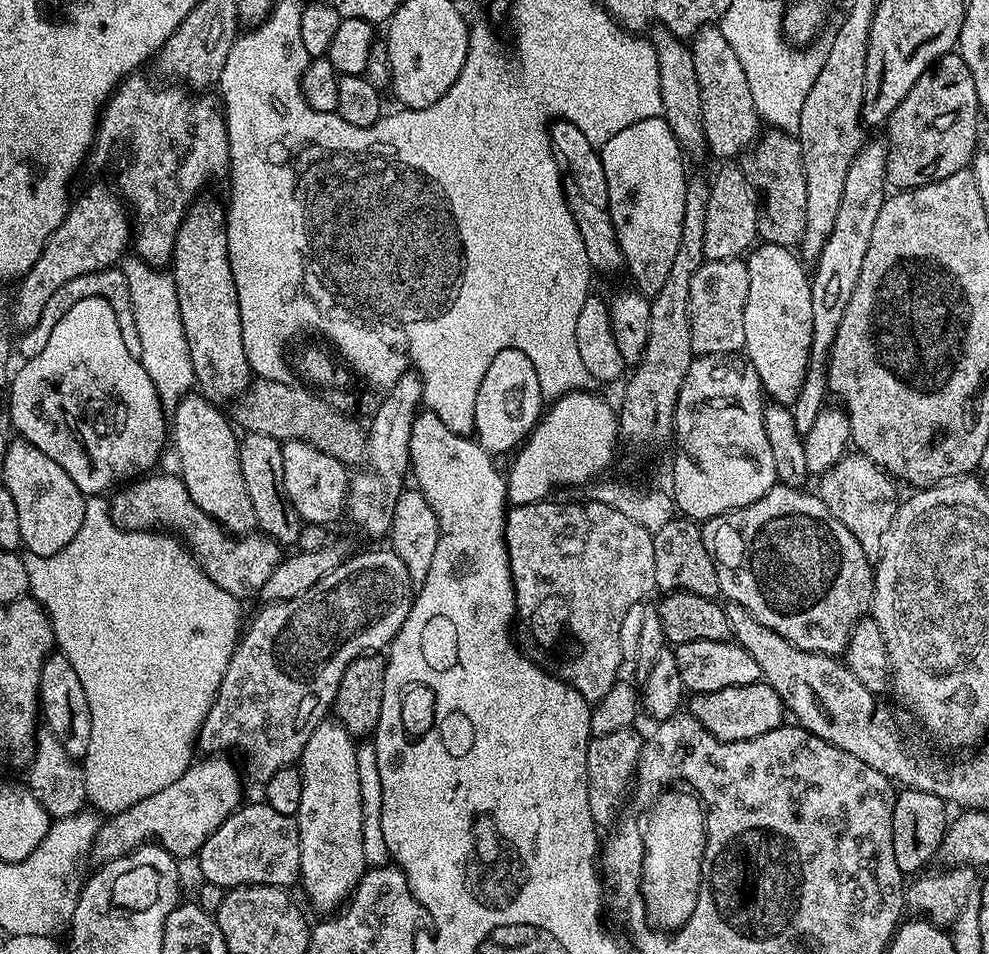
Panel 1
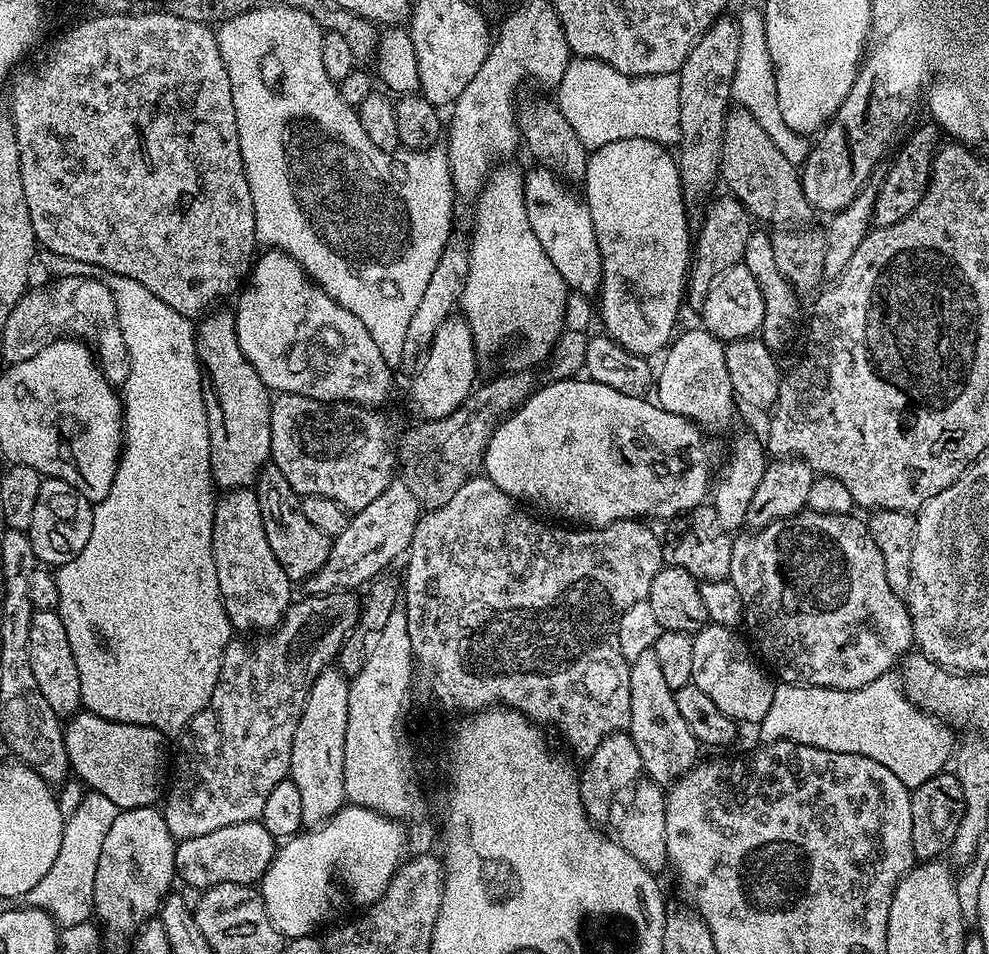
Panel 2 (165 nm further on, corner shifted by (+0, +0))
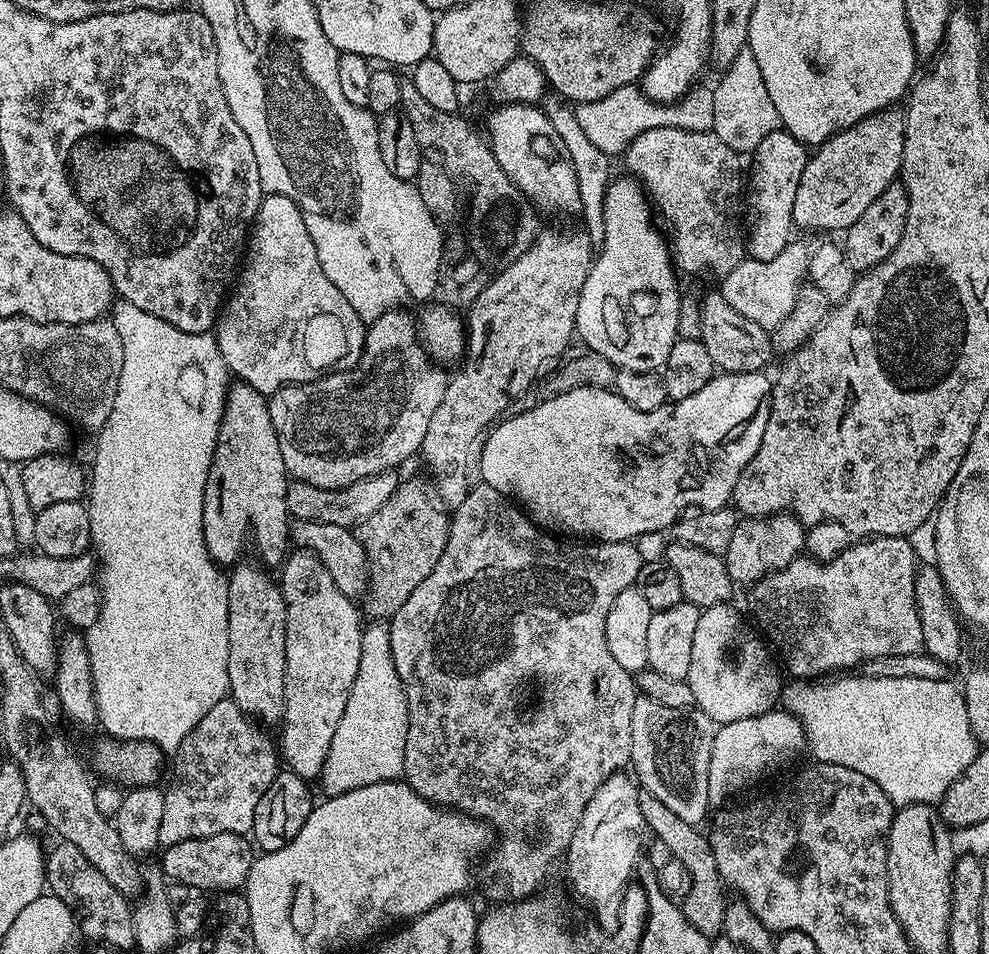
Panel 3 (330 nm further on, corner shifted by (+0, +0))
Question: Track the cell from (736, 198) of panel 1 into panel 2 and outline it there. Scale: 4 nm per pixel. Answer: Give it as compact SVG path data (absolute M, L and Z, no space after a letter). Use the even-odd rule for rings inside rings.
M723 194L713 199L705 209L704 221L696 234L693 255L690 262L688 283L686 285L686 302L688 306L703 309L706 295L714 278L722 271L743 261L746 243L752 231L751 217L741 201L731 194Z

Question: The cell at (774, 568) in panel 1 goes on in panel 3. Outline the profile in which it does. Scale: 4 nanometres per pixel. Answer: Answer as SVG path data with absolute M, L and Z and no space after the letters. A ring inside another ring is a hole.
M903 536L860 538L849 543L848 548L833 560L821 562L801 554L782 570L772 572L757 584L751 585L749 592L752 593L748 600L756 615L755 623L782 664L784 659L783 667L788 667L796 675L793 677L824 678L829 674L855 669L868 660L881 658L883 655L914 654L923 649L922 622L918 618L918 606L914 602L914 578L918 559L916 560L916 552L912 549L912 542Z

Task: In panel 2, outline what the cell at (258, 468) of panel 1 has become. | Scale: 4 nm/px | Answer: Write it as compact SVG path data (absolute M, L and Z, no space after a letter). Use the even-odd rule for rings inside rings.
M271 462L265 464L256 476L254 491L258 498L258 506L262 506L262 527L266 530L270 550L274 550L274 558L278 558L282 570L286 570L292 581L307 580L319 570L322 562L326 562L326 558L330 558L333 537L322 534L322 530L317 530L306 519L306 514L302 514L300 505L302 497L293 490L290 482L286 482L286 477L282 475L282 470L278 470L276 464Z

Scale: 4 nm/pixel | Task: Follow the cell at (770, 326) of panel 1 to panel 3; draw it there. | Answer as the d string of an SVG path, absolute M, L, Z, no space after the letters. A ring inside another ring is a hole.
M783 130L766 134L766 138L762 138L762 142L758 142L758 146L751 152L752 169L749 167L746 172L746 252L751 259L778 258L778 254L782 254L782 250L786 250L786 246L793 243L794 198L797 197L802 172L806 169L809 157L809 149L798 138Z

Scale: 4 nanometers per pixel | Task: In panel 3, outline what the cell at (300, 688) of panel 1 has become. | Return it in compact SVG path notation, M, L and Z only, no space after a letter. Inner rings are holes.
M231 698L218 702L186 734L182 746L171 757L172 777L163 789L162 822L158 825L161 849L178 842L210 838L214 834L251 833L254 810L262 802L262 794L270 790L282 760L278 748L264 737L265 729L238 707Z

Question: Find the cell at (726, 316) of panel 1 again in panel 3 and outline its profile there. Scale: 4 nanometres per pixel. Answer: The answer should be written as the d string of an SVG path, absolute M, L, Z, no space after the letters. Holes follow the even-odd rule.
M793 242L782 250L782 254L778 254L778 258L745 258L741 264L734 266L734 270L730 270L730 274L722 277L721 284L724 285L719 285L718 290L726 302L742 314L742 318L750 318L750 322L758 322L758 326L771 330L786 318L786 314L790 314L790 310L794 310L794 302L808 275L809 255L809 245Z

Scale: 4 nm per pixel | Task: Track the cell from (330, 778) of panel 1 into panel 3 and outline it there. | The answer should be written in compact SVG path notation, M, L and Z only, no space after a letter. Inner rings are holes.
M296 550L285 559L279 569L278 583L280 593L286 602L286 678L284 679L284 715L279 725L280 740L278 739L278 752L286 765L287 771L298 774L302 779L312 782L319 777L322 766L326 762L326 753L330 750L330 742L334 739L334 730L338 730L338 718L342 718L342 710L346 710L346 698L350 698L350 686L354 686L354 678L358 678L358 661L362 658L362 642L364 641L364 628L360 624L362 612L354 605L353 597L342 594L338 586L334 586L334 578L330 578L330 570L322 566L322 562L312 552Z

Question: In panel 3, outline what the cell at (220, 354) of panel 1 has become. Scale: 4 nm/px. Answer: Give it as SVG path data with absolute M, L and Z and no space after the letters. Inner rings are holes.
M229 383L224 399L222 422L218 430L218 442L206 478L202 510L202 534L206 538L206 550L216 565L235 565L243 557L240 555L244 552L244 543L251 536L256 543L256 552L261 556L259 559L265 565L283 565L290 552L290 517L286 506L289 483L286 462L282 462L282 450L278 446L278 434L274 434L274 426L270 422L268 396L254 390L254 386L249 384Z

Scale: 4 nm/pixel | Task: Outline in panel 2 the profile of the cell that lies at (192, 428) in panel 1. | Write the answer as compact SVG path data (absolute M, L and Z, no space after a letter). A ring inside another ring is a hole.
M251 487L230 488L216 502L214 522L212 523L212 553L214 554L214 570L218 570L218 590L222 594L222 602L226 614L230 618L233 629L240 634L256 632L267 634L280 625L284 611L293 603L292 581L282 570L278 558L274 558L274 550L270 550L270 542L266 538L266 530L262 527L262 506L258 506L258 498Z

